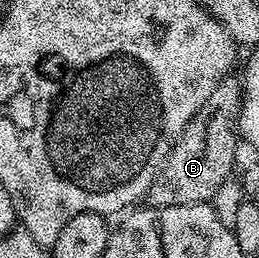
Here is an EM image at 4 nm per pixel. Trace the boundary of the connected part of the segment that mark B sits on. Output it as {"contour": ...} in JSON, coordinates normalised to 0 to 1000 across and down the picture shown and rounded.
{"contour":[[[911,291],[865,298],[846,337],[815,353],[799,399],[784,399],[737,477],[722,477],[707,523],[691,523],[653,612],[637,620],[633,647],[583,709],[568,752],[579,798],[625,810],[819,783],[846,725],[861,725],[861,709],[903,682],[900,636],[915,624],[915,562],[923,566],[923,504],[907,457],[931,430],[934,357],[934,302]]]}

